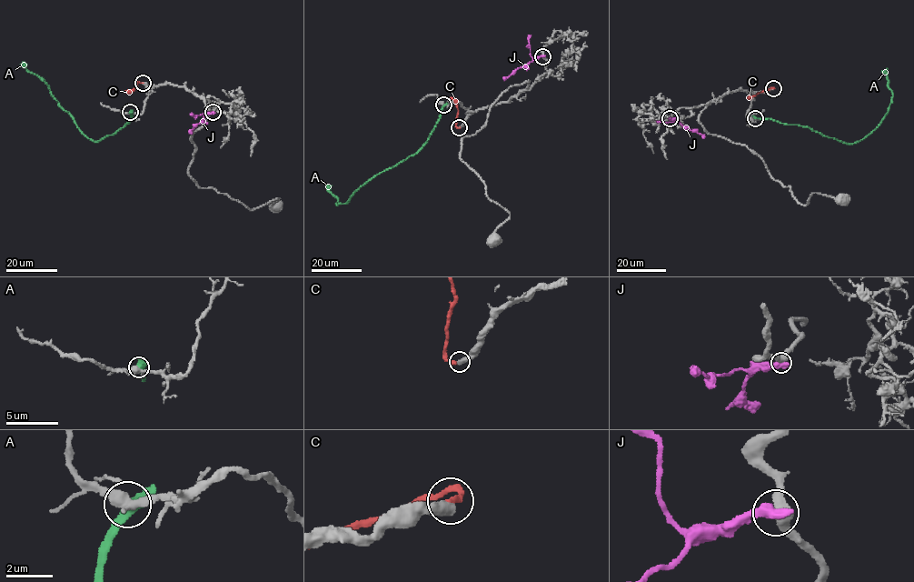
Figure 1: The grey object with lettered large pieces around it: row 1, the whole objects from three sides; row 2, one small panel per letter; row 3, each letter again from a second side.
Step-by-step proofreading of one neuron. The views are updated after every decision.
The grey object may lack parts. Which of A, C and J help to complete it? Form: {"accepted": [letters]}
{"accepted": []}

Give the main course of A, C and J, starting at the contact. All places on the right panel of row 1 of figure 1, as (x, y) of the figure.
A: (755, 118), (797, 124), (847, 143), (856, 142), (880, 123), (891, 101), (892, 92), (883, 71)
C: (773, 88), (749, 97)
J: (670, 118), (704, 136)

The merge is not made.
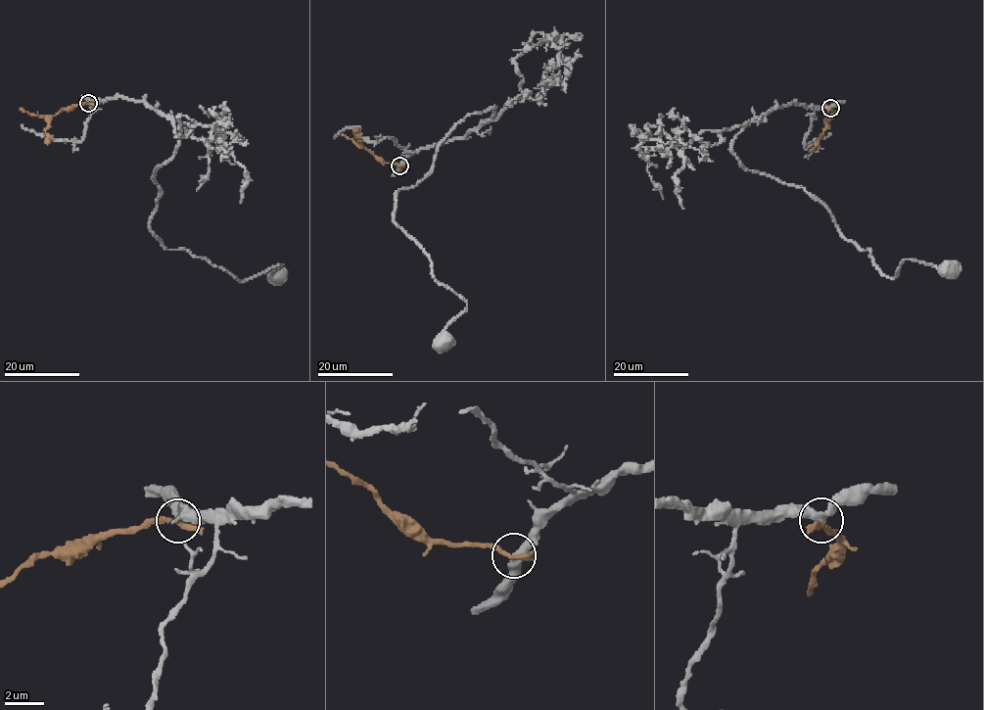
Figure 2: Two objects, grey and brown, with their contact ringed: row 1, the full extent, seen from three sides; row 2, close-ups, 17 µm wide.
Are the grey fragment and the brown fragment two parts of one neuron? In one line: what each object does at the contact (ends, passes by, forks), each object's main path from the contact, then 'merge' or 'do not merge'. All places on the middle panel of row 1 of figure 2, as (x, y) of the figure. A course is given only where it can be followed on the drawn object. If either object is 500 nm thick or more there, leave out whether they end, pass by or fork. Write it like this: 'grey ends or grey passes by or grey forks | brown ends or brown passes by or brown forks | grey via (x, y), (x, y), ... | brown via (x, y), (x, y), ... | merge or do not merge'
grey passes by | brown passes by | grey via (399, 165), (466, 137), (494, 109), (467, 115), (429, 173), (395, 196), (395, 221), (466, 304), (442, 342) | brown via (399, 165), (381, 162), (362, 146), (355, 137), (355, 128) | do not merge

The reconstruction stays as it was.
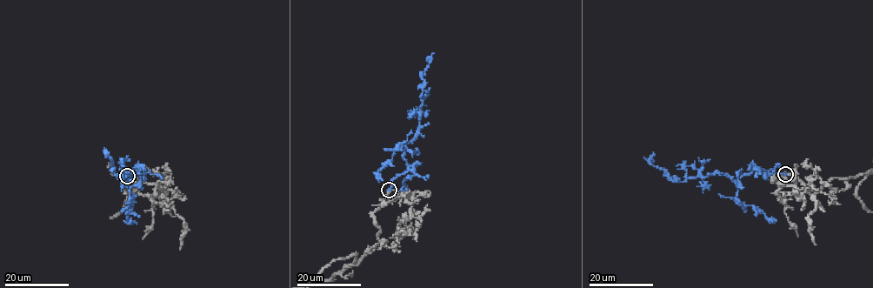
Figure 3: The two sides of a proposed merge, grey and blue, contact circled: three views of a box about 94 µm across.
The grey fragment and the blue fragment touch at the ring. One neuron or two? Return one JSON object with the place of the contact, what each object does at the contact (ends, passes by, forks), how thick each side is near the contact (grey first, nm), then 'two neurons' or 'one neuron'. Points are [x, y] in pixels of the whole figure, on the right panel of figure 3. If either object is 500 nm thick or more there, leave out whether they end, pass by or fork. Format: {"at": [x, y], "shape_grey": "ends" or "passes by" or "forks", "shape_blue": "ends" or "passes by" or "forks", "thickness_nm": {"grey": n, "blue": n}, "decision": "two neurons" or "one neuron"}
{"at": [785, 174], "shape_grey": "passes by", "shape_blue": "ends", "thickness_nm": {"grey": 400, "blue": 320}, "decision": "one neuron"}

